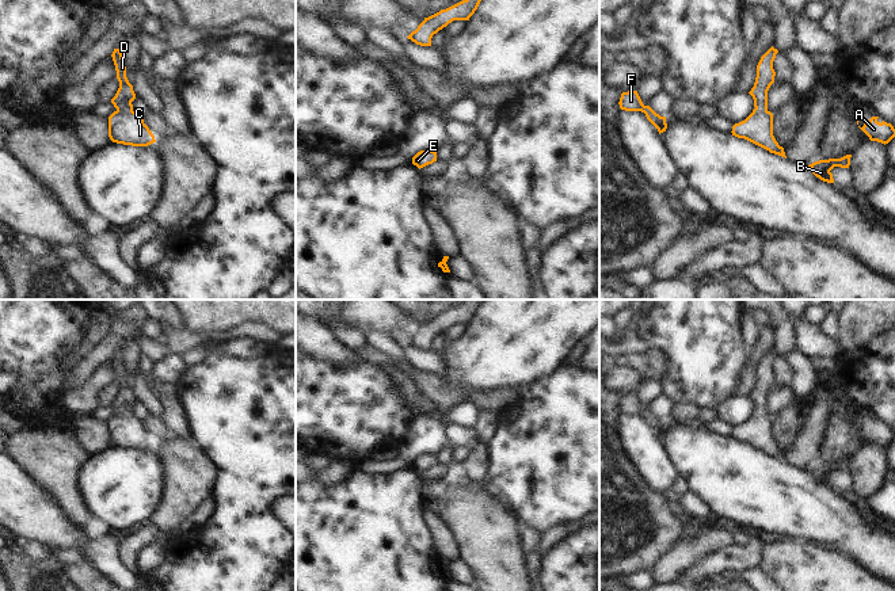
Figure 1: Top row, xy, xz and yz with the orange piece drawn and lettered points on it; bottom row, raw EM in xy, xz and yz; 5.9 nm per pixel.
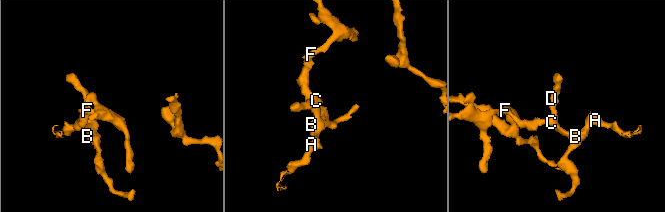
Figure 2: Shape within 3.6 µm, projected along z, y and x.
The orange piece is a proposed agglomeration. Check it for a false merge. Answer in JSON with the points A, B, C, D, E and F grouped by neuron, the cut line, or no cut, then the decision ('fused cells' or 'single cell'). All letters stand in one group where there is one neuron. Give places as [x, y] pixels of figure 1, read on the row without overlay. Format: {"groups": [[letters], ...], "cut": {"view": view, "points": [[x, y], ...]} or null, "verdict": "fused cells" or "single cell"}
{"groups": [["A", "B", "C", "D", "E", "F"]], "cut": null, "verdict": "single cell"}

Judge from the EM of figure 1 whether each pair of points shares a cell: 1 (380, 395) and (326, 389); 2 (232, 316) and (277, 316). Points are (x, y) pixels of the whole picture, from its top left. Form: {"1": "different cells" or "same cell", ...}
{"1": "same cell", "2": "same cell"}

